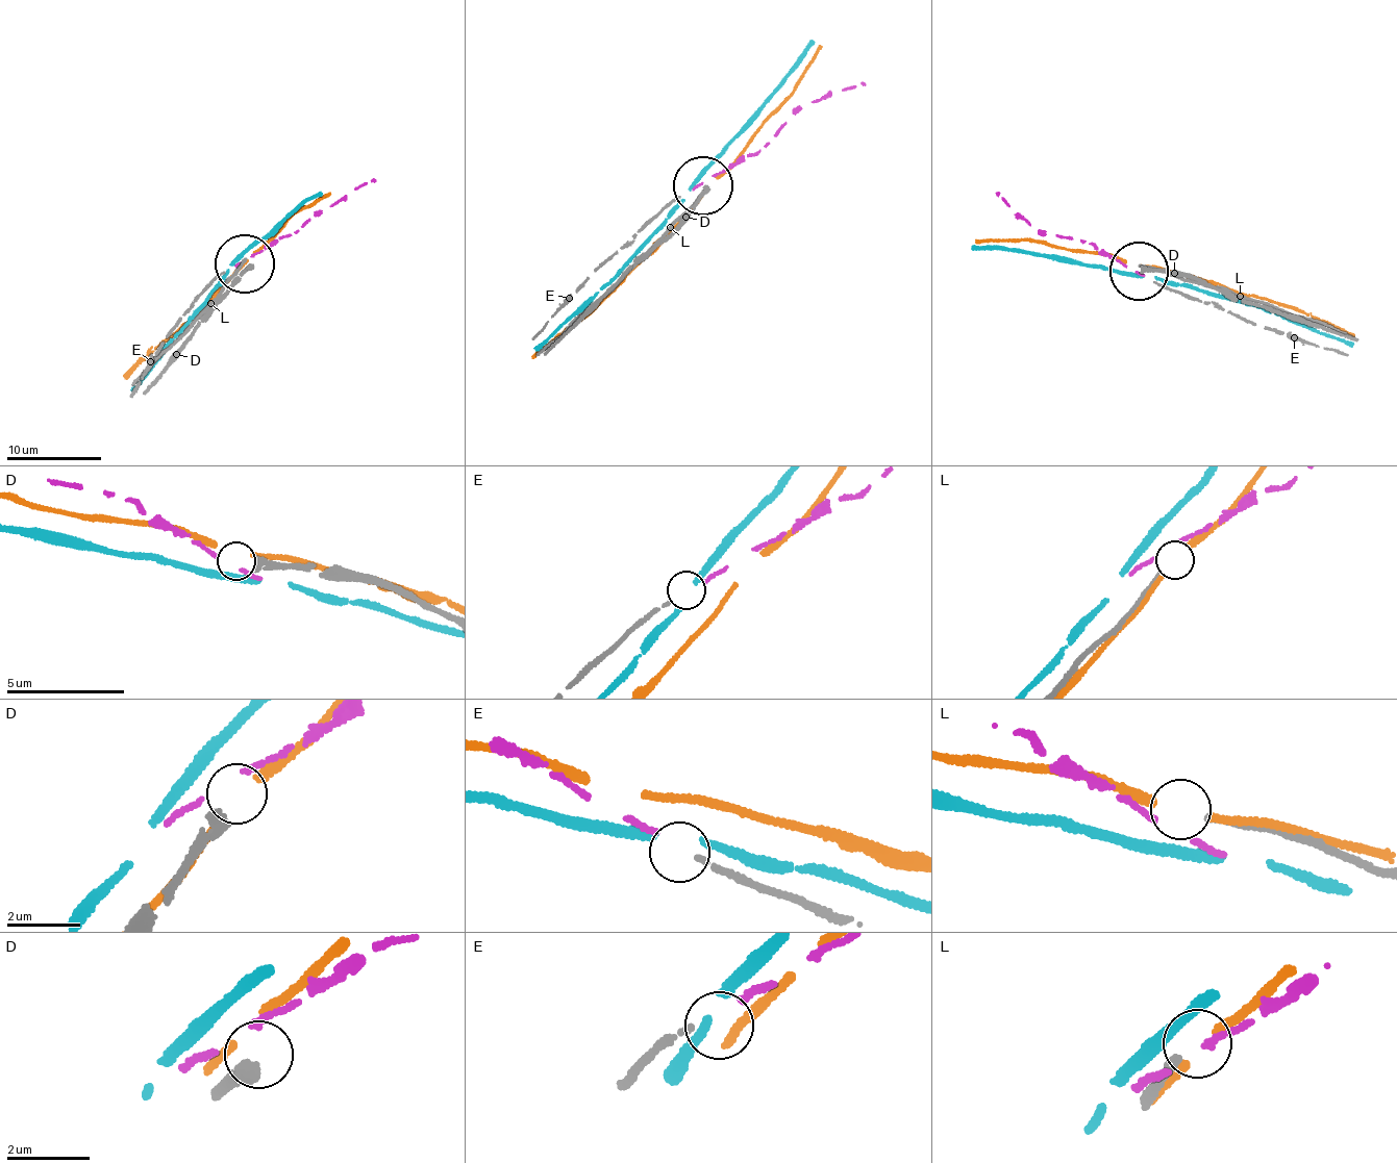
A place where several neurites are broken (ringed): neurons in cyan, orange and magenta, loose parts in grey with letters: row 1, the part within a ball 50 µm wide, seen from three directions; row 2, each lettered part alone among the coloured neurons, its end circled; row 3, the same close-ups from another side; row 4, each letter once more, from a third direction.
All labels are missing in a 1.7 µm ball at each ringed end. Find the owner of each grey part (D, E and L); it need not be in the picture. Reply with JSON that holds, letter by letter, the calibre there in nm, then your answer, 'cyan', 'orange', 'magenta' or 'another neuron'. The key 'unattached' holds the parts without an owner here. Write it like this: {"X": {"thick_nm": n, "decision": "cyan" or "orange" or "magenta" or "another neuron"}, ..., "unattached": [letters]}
{"D": {"thick_nm": 340, "decision": "another neuron"}, "E": {"thick_nm": 140, "decision": "magenta"}, "L": {"thick_nm": 220, "decision": "another neuron"}, "unattached": ["D", "L"]}

